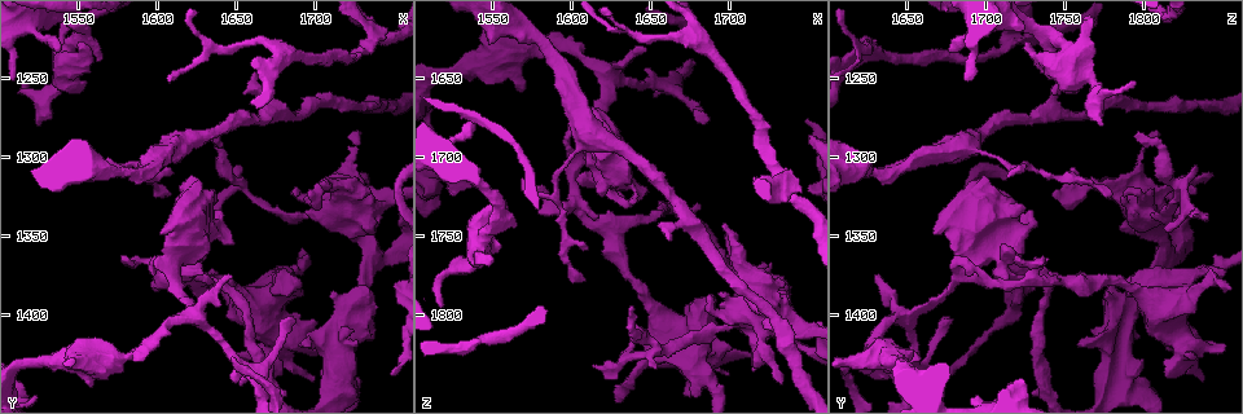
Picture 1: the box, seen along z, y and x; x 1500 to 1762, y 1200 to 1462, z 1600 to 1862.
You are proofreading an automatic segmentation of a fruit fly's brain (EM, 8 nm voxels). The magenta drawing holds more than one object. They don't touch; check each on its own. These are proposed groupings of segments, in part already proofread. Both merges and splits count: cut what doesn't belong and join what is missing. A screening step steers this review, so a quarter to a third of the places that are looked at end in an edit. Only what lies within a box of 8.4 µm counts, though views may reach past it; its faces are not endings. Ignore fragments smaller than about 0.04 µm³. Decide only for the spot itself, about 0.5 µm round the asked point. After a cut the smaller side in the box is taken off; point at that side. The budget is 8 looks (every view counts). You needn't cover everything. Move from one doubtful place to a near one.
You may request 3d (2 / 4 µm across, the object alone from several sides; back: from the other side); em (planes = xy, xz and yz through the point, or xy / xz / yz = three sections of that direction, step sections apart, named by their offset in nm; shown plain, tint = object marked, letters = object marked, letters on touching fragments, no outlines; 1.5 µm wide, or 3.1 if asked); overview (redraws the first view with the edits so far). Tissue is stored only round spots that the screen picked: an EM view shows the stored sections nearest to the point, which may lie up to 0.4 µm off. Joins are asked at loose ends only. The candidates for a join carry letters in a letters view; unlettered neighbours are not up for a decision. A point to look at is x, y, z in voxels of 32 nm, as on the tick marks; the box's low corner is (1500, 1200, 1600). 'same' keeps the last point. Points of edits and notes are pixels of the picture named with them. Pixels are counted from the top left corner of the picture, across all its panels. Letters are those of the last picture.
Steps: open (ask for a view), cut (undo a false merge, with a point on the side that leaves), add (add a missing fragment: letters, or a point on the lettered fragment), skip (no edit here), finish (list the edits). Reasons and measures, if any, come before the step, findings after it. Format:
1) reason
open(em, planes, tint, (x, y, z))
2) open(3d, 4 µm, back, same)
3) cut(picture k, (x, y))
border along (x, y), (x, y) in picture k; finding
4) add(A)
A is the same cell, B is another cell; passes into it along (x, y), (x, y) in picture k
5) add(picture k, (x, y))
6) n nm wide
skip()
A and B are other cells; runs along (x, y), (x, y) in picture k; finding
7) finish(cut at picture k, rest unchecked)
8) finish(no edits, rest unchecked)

an open end
open(em, xy, step 4, tint, (1526, 1280, 1774))

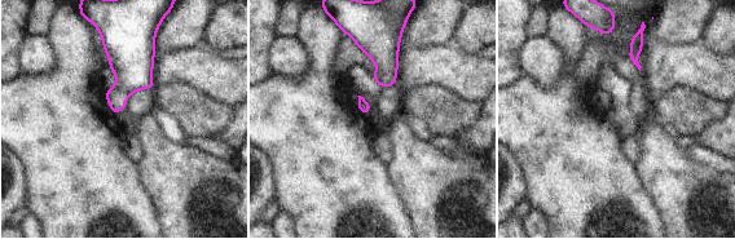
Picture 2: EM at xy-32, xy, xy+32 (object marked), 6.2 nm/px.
open(em, yz, step 8, letters, same)

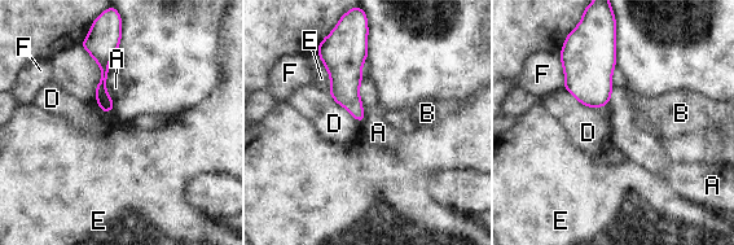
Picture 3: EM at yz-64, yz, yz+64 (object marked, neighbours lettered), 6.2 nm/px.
skip()
A, B, D, E and F are other cells; runs along (115, 47), (105, 57), (104, 108) in picture 3; no lettered fragment goes on from it

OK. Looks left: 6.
an open end
open(em, xz, step 8, letters, (1734, 1312, 1842))

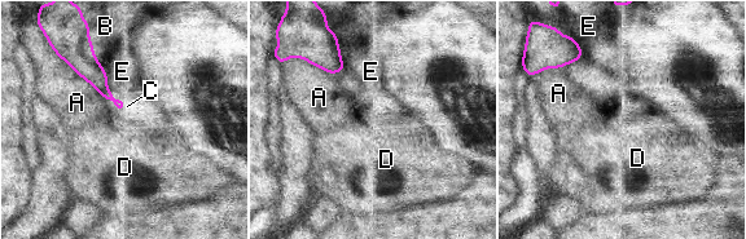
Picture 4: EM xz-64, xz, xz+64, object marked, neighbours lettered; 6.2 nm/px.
open(em, planes, letters, same)

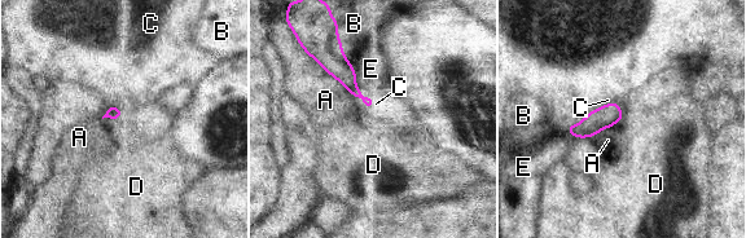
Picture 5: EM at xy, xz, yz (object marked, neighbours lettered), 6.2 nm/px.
skip()
A, B, C, D and E are other cells; border along (122, 114), (114, 119), (102, 119) in picture 5; no lettered fragment goes on from it

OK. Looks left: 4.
arms run side by side
open(em, xz, step 4, tint, (1694, 1338, 1808))

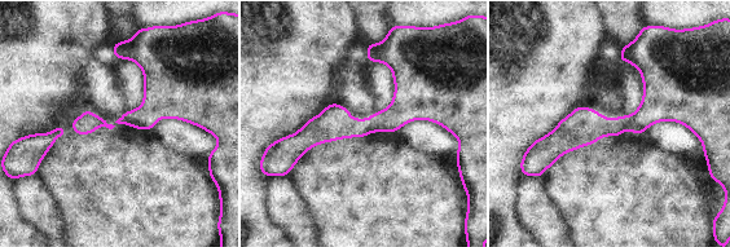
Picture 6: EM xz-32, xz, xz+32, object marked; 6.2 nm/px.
cut it another way
open(em, planes, letters, same)

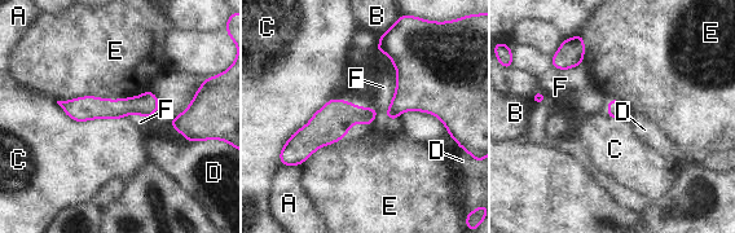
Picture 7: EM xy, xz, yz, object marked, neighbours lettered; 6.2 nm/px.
E touches over 550 nm
skip()
A, B, C, D, E and F are other cells; runs along (64, 104), (70, 108), (155, 106) in picture 7; all the same cell

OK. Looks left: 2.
finish(no edits, rest unchecked)

